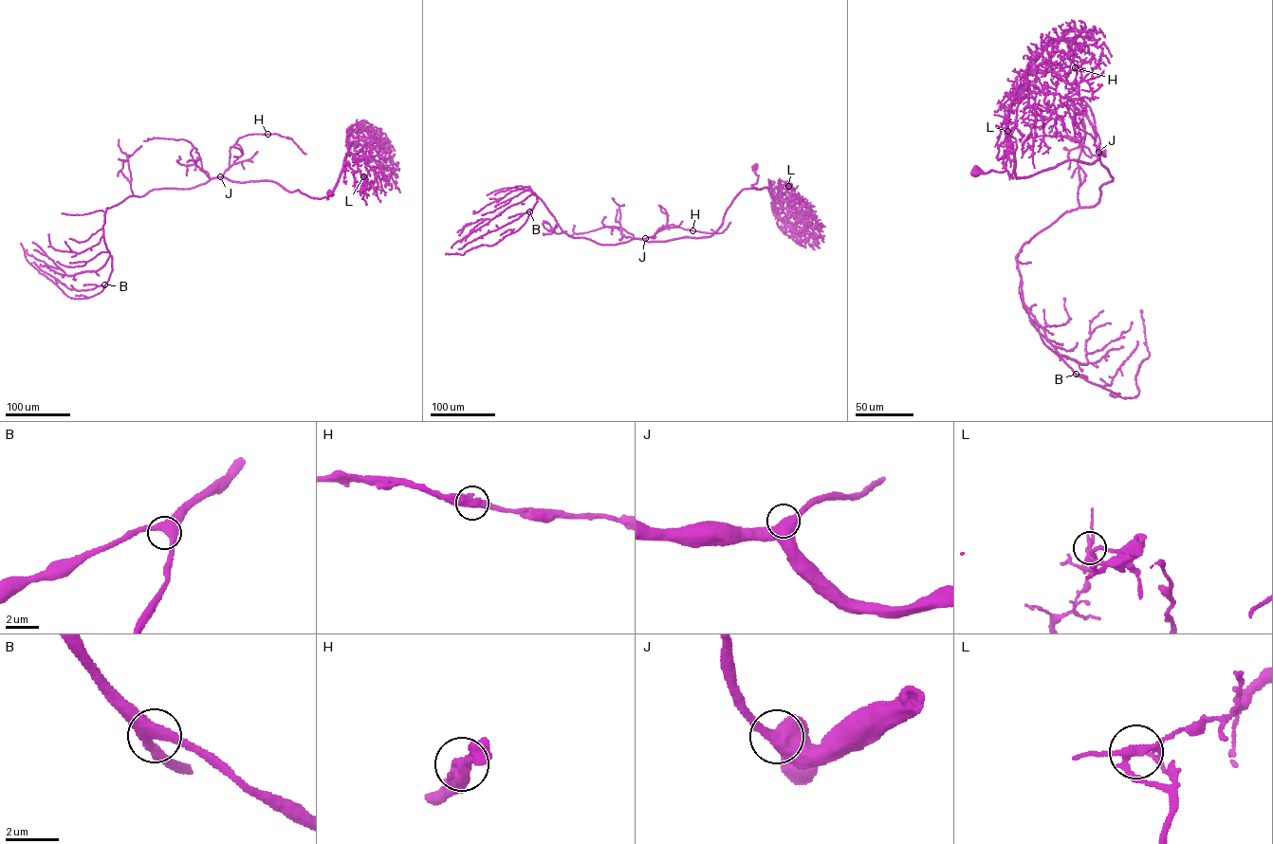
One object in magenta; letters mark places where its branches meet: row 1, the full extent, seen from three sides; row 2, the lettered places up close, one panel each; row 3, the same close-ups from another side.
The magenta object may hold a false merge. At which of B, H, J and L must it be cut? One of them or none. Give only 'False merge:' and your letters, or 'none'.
False merge: L

